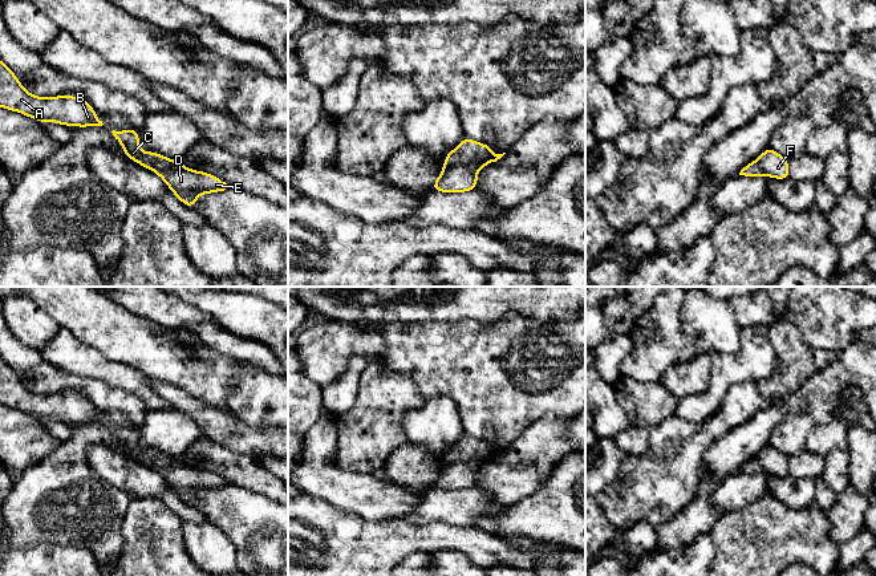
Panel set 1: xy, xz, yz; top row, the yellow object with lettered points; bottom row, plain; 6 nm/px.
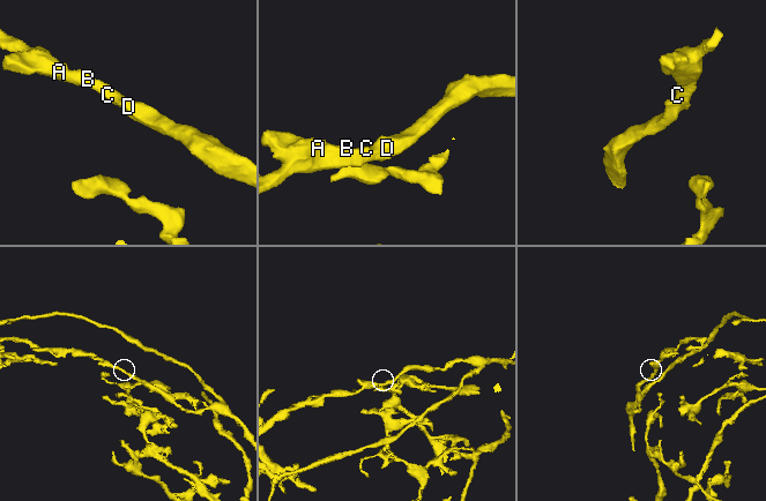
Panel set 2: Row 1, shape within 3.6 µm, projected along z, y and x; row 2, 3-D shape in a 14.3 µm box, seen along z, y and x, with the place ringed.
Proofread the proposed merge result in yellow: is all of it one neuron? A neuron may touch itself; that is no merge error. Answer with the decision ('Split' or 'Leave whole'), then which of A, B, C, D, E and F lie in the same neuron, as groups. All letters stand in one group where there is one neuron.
Leave whole. Groups: A B C D E F

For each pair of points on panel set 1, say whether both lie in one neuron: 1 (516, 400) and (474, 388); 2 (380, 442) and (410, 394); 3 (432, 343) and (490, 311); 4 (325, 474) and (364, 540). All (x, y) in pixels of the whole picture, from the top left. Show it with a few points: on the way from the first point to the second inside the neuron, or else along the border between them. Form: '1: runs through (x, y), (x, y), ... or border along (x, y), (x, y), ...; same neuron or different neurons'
1: runs through (506, 389), (485, 388); same neuron
2: runs through (380, 430), (398, 406); same neuron
3: border along (503, 315), (491, 323), (442, 323); different neurons
4: border along (320, 498), (333, 507), (378, 520); different neurons

